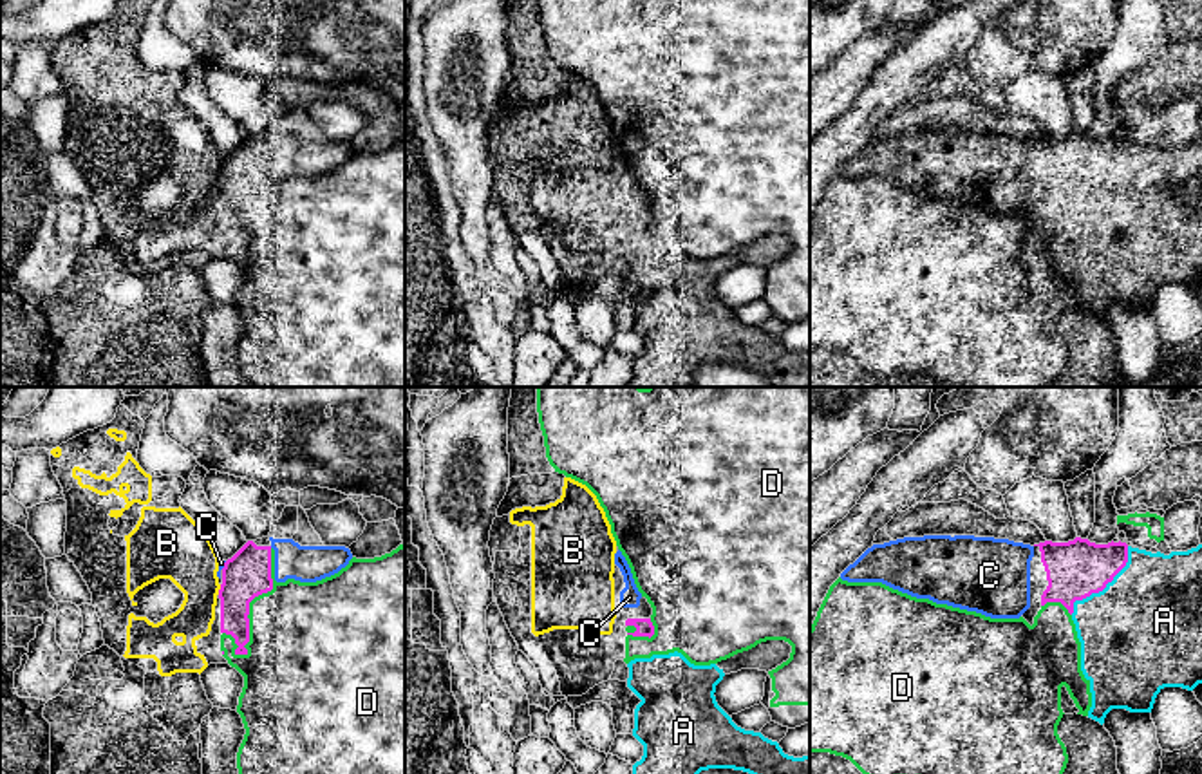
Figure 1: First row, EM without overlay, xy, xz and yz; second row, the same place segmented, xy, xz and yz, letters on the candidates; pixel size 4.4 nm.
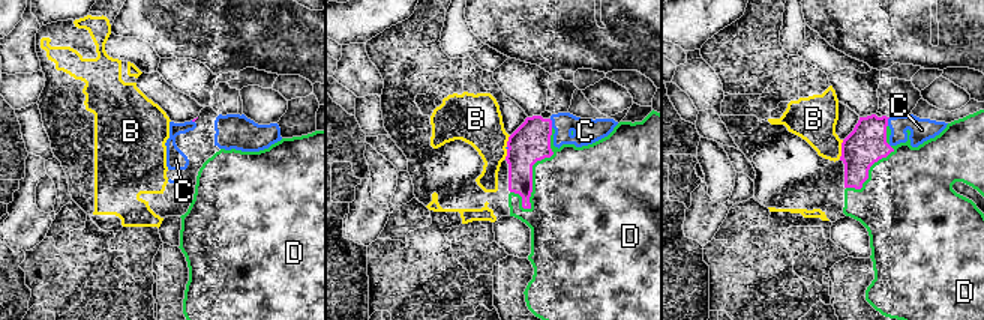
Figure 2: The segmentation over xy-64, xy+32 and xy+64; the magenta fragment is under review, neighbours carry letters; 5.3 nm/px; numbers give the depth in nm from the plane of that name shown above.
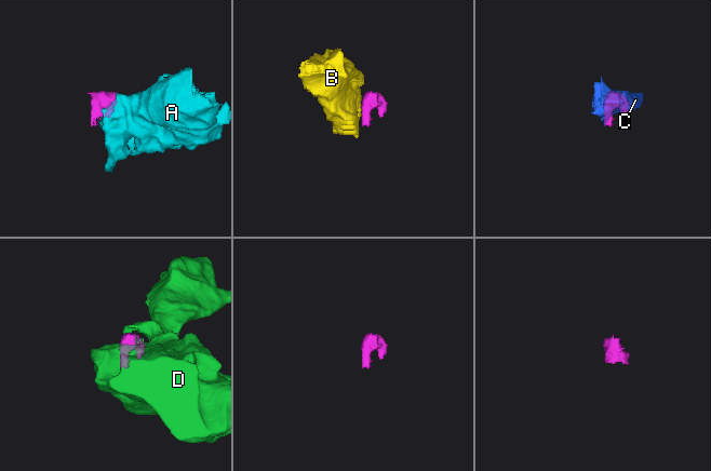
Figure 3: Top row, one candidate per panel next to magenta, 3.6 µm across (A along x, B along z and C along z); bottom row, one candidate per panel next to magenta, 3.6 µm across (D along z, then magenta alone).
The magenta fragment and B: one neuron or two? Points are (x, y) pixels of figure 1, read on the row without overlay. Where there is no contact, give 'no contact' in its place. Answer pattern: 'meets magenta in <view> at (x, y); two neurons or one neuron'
meets magenta in xy at (219, 185); two neurons

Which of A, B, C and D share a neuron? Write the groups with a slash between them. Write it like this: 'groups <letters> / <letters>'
groups A C / B / D

